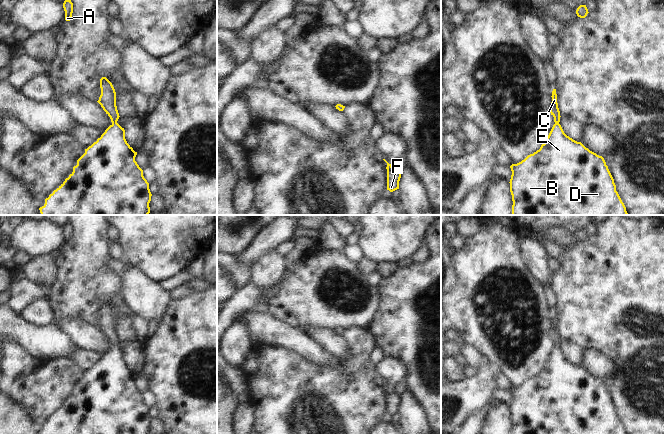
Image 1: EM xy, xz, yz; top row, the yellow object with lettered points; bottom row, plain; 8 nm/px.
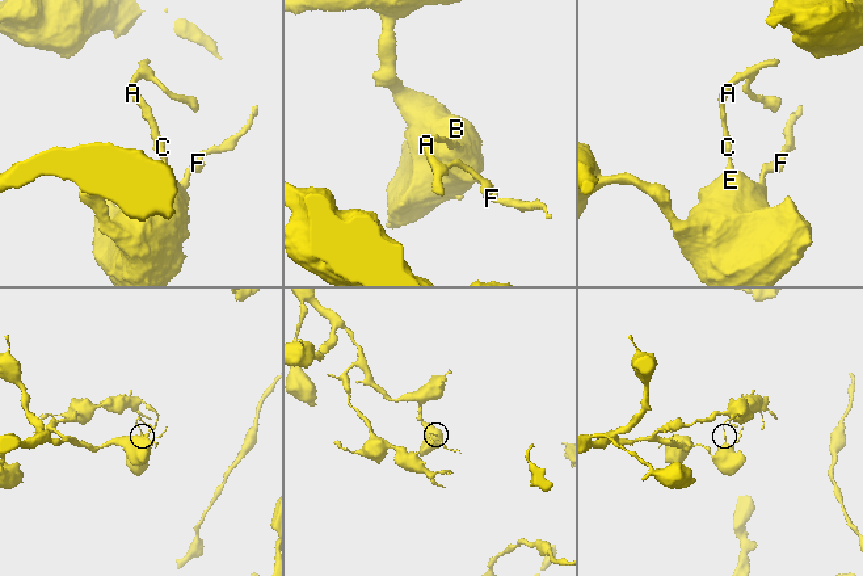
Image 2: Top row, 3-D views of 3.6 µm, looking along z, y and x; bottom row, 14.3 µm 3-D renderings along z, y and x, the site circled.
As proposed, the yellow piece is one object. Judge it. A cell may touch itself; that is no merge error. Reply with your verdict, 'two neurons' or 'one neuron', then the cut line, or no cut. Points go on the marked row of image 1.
one neuron; no cut

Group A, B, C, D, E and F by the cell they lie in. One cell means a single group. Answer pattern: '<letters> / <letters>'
A B C D E F

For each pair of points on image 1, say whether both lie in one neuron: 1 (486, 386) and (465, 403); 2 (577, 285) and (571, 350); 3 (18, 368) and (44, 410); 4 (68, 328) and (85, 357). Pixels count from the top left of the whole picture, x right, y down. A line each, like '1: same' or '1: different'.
1: same
2: different
3: different
4: different

